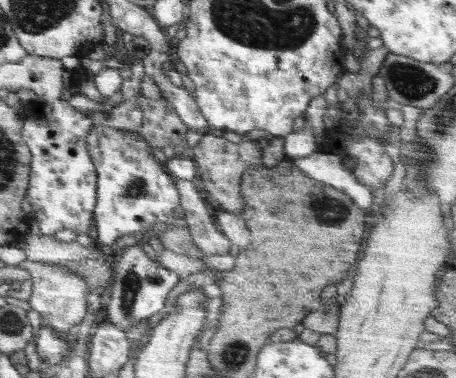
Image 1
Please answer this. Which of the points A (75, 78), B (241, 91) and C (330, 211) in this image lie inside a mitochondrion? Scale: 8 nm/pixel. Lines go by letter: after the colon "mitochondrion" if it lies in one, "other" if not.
A: other
B: other
C: mitochondrion

